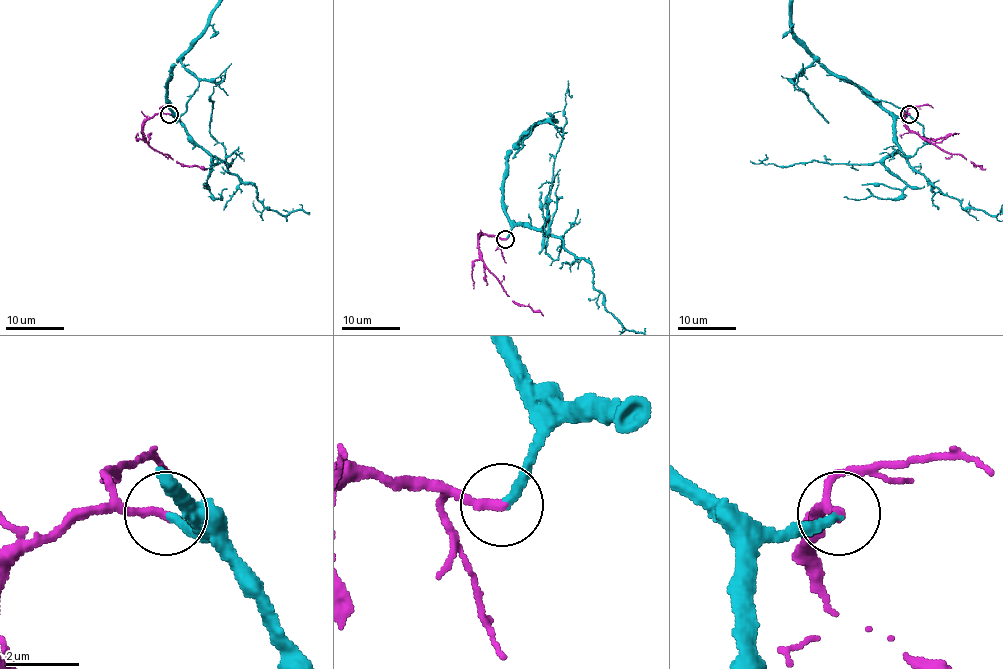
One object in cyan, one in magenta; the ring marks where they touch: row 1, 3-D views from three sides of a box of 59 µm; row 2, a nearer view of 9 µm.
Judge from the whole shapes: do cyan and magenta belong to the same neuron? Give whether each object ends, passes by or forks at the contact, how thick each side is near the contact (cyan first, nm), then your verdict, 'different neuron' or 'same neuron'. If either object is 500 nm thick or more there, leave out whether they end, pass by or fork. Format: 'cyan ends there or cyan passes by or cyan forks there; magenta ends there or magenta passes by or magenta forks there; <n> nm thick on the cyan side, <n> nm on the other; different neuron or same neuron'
cyan ends there; magenta ends there; 260 nm thick on the cyan side, 260 nm on the other; same neuron

